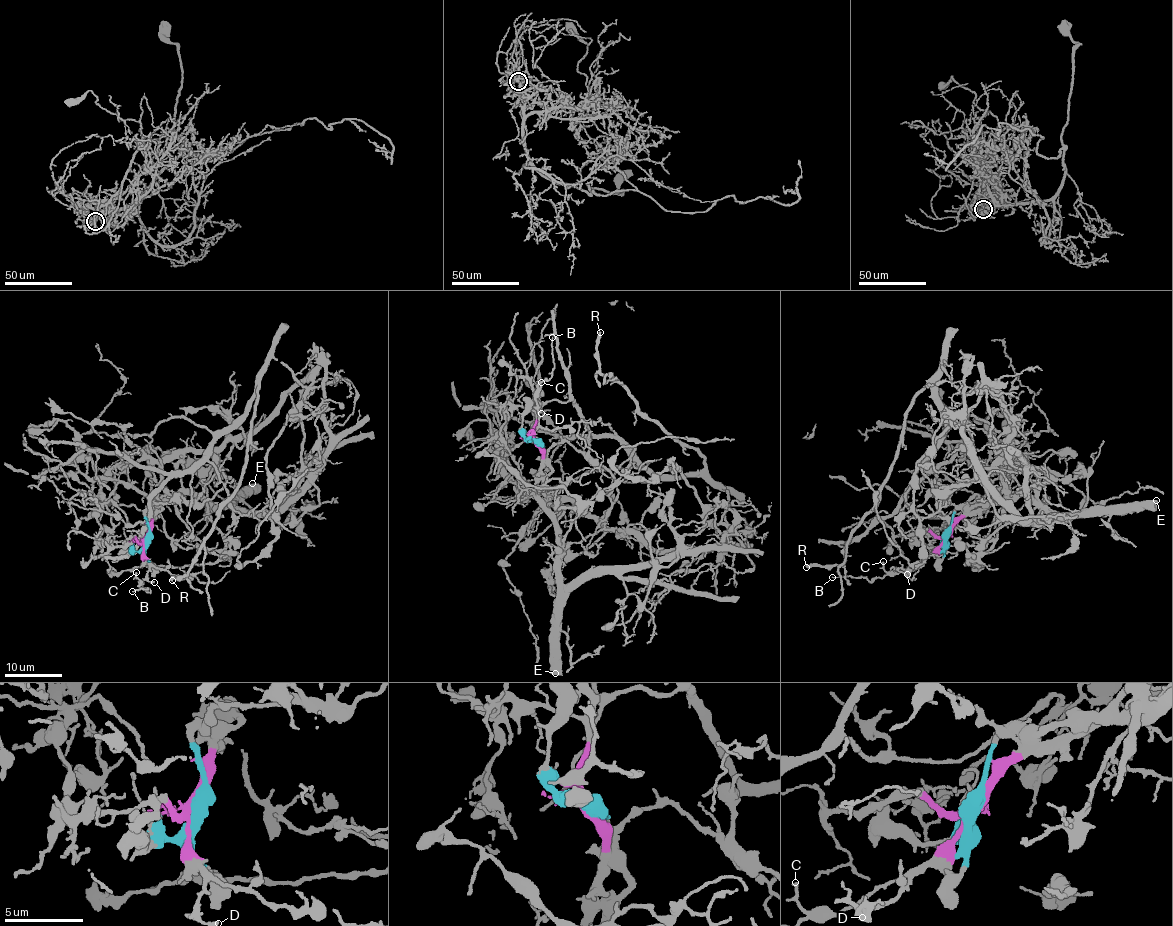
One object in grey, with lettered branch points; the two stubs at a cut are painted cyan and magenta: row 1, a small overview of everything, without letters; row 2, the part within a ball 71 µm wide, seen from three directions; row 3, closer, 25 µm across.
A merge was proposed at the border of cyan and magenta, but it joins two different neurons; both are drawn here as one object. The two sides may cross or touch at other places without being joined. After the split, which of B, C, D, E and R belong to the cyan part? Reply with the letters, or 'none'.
R

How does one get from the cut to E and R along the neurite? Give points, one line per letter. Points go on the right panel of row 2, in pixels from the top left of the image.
E: (948, 533), (968, 515), (1020, 496), (1060, 513), (1085, 514), (1157, 500)
R: (948, 533), (958, 507), (1003, 489), (1006, 436), (973, 416), (943, 431), (928, 387), (845, 558), (806, 566)

